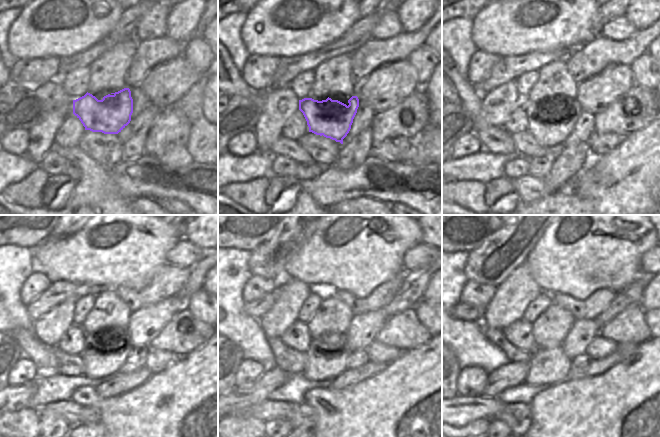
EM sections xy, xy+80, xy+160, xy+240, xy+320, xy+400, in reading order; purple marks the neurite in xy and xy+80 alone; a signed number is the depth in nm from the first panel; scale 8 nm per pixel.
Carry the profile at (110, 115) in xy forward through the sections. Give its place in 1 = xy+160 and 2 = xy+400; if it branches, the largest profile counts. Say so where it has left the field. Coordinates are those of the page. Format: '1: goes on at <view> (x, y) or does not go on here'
1: goes on at xy+160 (554, 136)
2: goes on at xy+400 (552, 366)

